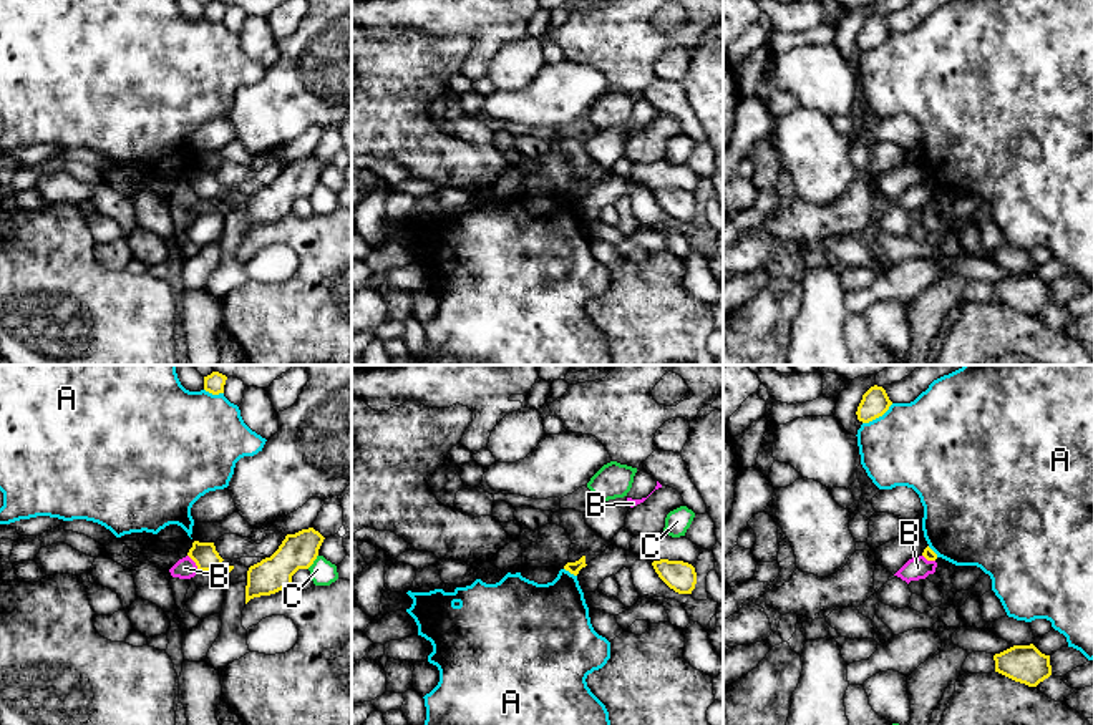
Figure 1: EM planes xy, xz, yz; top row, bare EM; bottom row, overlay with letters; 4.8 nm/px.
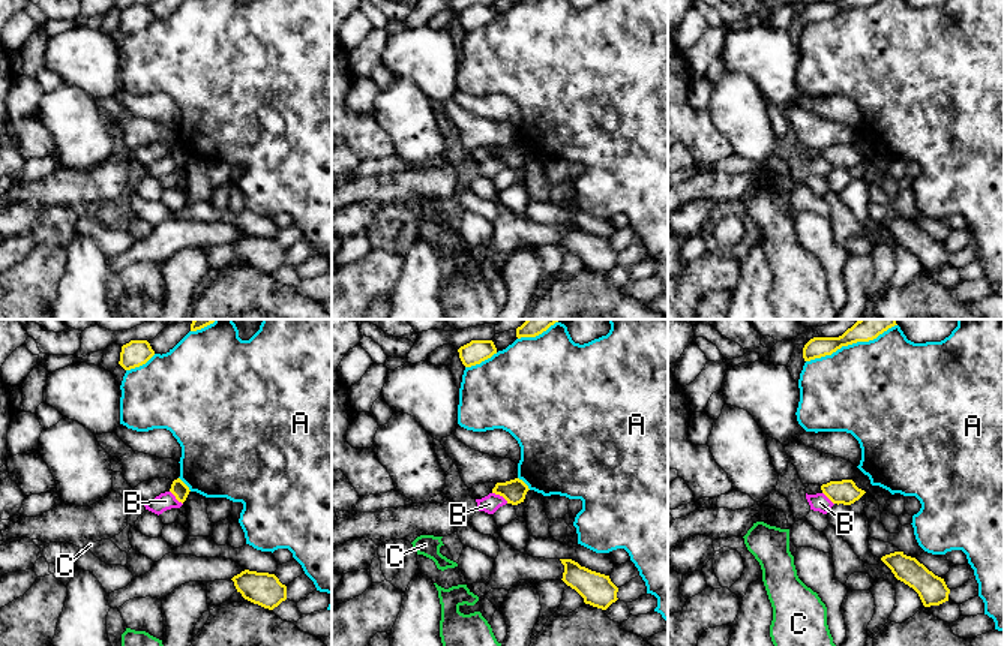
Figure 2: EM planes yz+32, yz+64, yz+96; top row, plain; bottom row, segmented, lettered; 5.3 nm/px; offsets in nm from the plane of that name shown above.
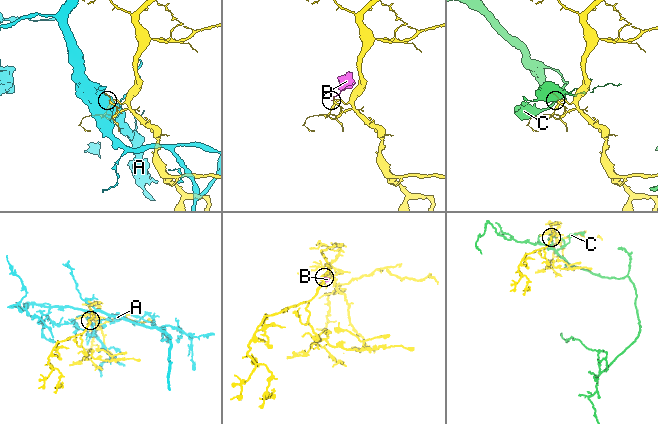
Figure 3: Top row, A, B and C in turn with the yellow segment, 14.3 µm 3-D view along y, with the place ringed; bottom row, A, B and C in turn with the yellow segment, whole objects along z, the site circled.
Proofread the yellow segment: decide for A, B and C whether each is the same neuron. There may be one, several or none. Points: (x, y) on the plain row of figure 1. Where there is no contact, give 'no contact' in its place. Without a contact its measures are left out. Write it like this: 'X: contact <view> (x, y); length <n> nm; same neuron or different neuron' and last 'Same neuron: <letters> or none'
A: contact yz (878, 45); length 180 nm; different neuron
B: contact xy (194, 189); length 100 nm; different neuron
C: contact xy (314, 188); length 90 nm; different neuron
Same neuron: none

